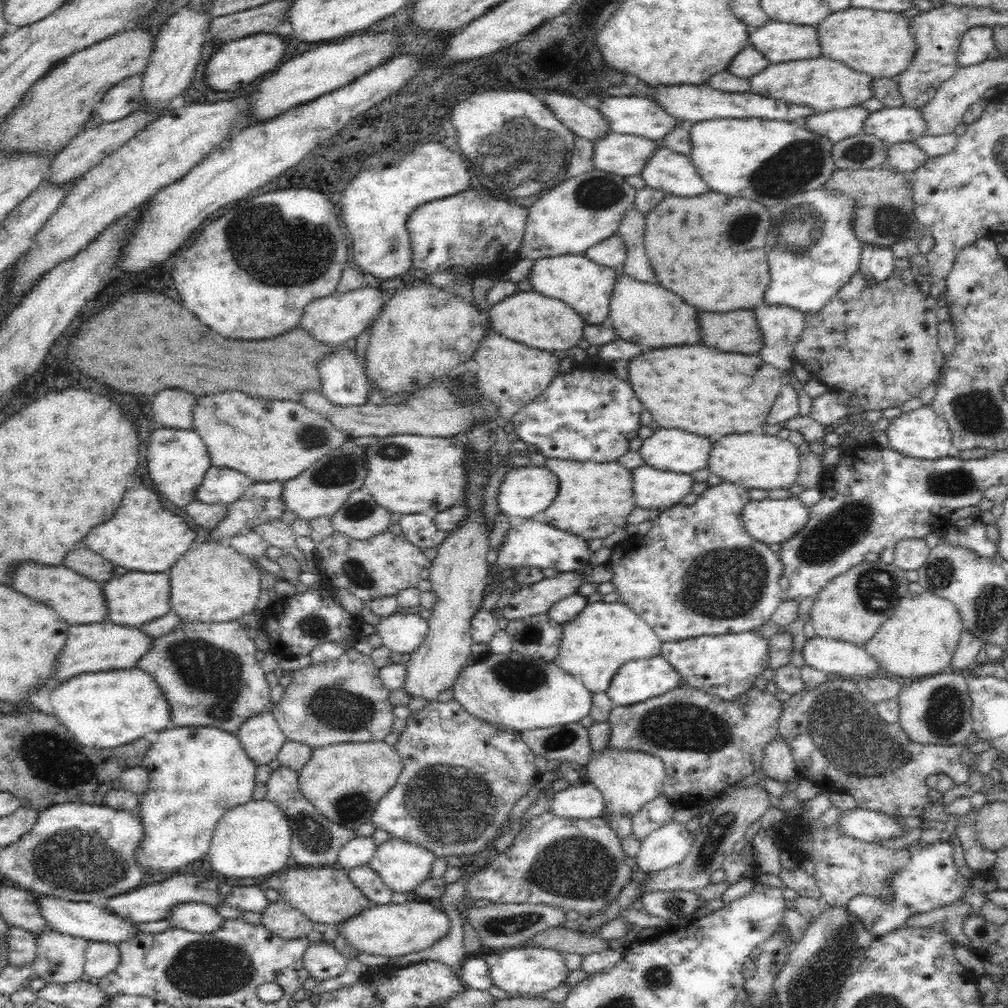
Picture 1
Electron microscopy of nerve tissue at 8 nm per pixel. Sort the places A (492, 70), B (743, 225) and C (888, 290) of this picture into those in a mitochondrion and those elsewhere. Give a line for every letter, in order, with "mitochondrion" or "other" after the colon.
A: other
B: mitochondrion
C: other

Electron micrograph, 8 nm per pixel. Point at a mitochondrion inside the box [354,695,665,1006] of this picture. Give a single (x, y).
(449, 804)

